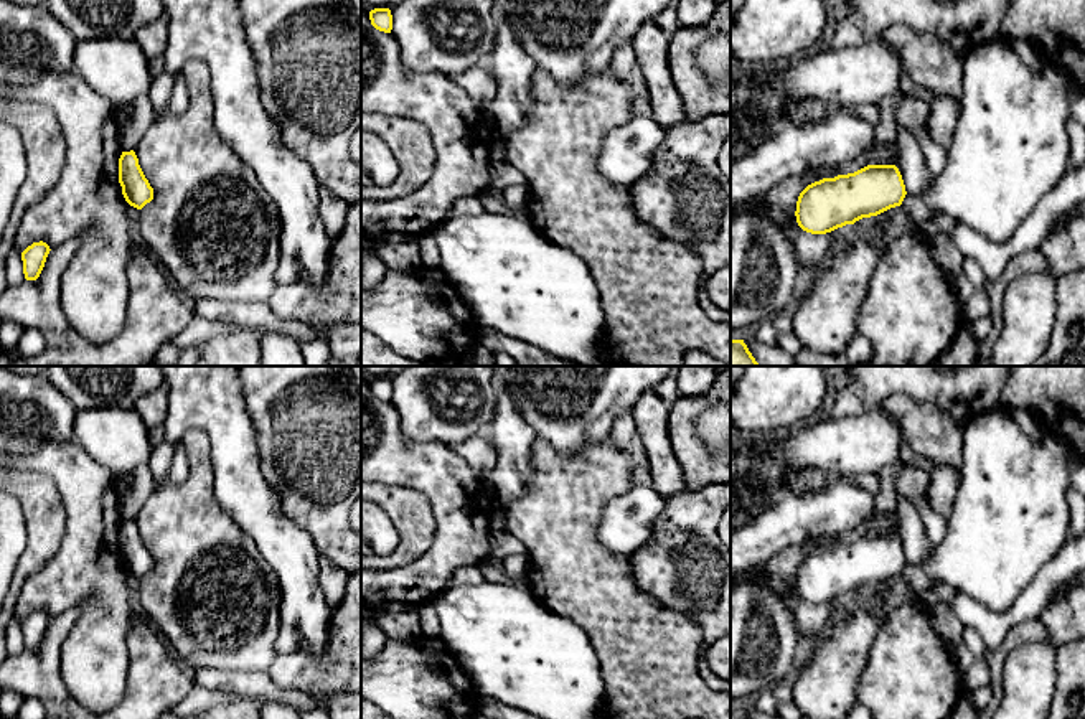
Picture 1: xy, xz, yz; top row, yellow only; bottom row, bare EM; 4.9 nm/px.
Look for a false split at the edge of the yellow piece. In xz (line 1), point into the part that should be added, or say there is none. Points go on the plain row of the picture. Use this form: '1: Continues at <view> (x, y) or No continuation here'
1: No continuation here

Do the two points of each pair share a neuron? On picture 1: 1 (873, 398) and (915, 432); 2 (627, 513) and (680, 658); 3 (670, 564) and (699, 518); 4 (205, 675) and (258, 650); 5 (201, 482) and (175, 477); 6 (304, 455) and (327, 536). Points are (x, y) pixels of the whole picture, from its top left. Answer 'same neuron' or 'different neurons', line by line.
1: different neurons
2: different neurons
3: same neuron
4: different neurons
5: different neurons
6: same neuron

